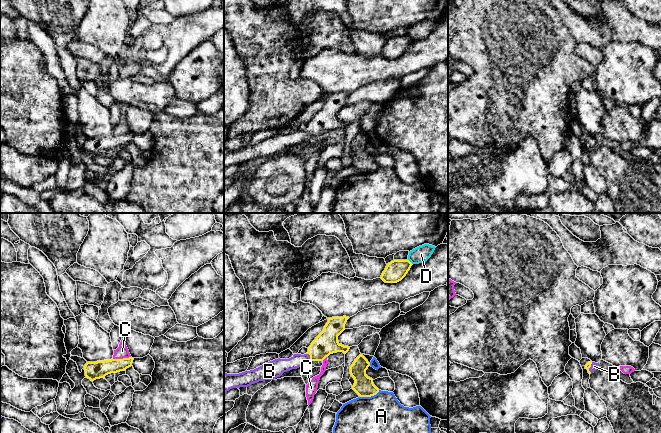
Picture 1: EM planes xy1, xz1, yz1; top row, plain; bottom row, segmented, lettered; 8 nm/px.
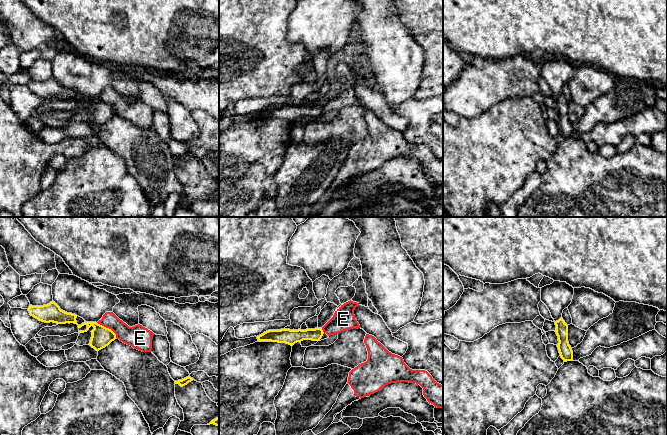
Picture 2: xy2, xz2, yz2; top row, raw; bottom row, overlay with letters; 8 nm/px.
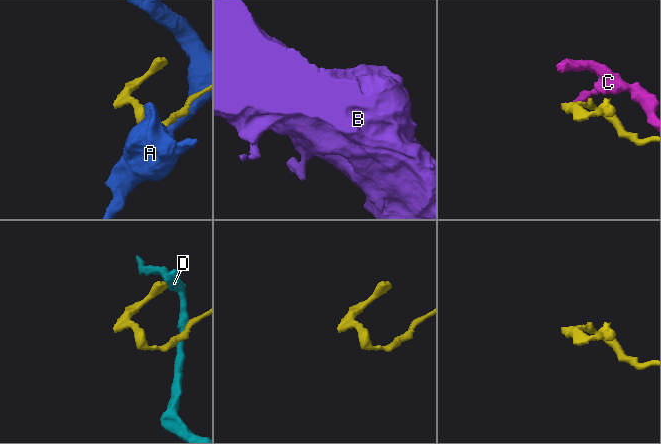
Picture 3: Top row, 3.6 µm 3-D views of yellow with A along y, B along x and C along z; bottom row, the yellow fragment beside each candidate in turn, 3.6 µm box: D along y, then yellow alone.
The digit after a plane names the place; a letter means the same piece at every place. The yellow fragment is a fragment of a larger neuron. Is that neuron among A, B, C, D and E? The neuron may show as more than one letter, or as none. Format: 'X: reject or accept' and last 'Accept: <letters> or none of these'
A: reject
B: accept
C: reject
D: reject
E: reject
Accept: B

